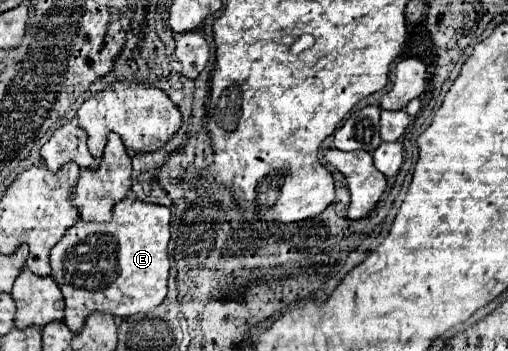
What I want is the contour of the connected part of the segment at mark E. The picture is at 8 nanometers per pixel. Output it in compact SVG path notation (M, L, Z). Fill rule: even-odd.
M125 198L113 206L113 218L109 222L97 224L77 220L71 228L67 228L63 238L51 248L49 264L51 276L65 296L63 322L71 328L71 332L79 332L87 314L95 310L127 318L133 314L147 314L163 302L167 294L167 276L169 276L169 258L167 258L169 218L171 212L167 206Z

